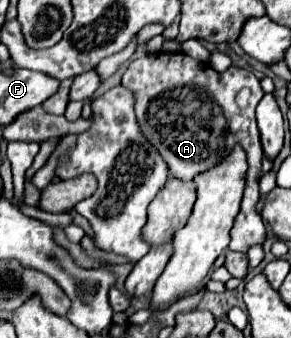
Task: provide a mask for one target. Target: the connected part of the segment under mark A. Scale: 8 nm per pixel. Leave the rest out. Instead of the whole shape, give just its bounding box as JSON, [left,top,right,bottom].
[122,53,266,253]

